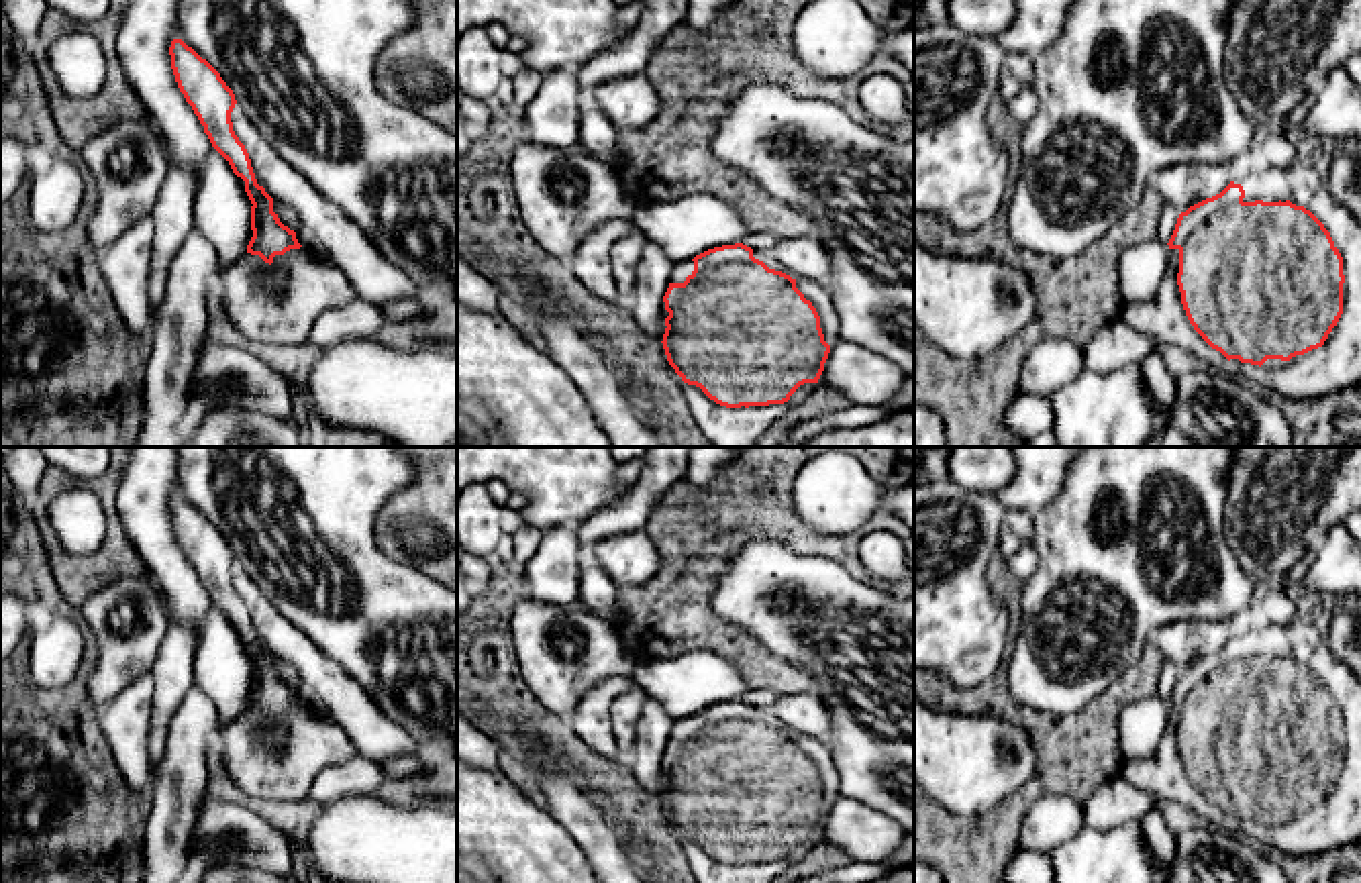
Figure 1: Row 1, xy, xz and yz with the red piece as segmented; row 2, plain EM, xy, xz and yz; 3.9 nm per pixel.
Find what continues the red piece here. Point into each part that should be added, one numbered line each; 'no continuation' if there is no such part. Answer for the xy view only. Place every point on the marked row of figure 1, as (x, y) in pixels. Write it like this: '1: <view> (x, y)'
1: xy (274, 304)

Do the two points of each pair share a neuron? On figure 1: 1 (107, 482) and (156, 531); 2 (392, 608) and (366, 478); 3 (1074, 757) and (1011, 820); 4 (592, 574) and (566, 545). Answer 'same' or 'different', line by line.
1: different
2: same
3: same
4: different

